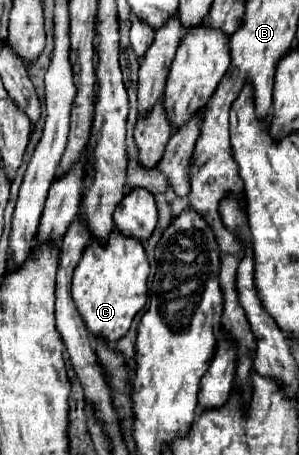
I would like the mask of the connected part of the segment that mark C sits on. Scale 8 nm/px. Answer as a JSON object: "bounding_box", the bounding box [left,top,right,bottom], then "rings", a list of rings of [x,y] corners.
{"bounding_box":[73,234,149,342],"rings":[[[109,234],[105,246],[91,242],[77,264],[73,274],[73,300],[79,314],[83,316],[87,328],[95,336],[103,336],[109,342],[117,342],[127,334],[135,314],[147,302],[147,278],[149,278],[149,260],[143,248],[143,242],[133,242],[133,238],[121,238],[121,234]]]}

